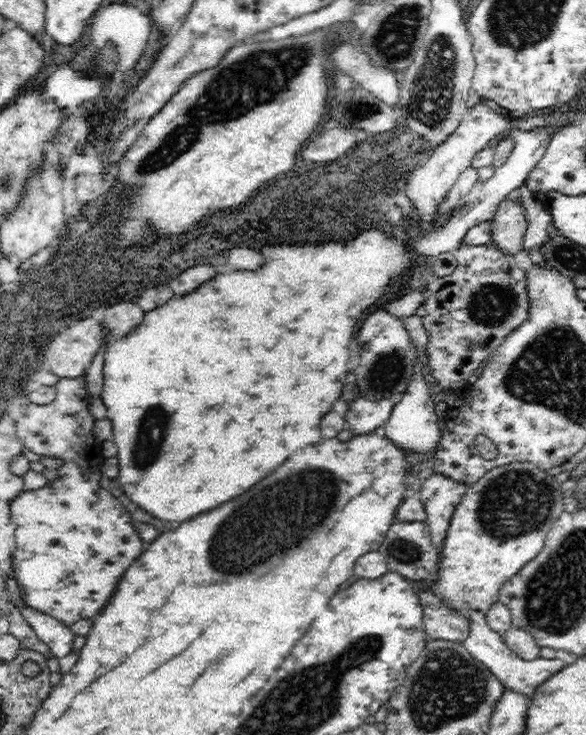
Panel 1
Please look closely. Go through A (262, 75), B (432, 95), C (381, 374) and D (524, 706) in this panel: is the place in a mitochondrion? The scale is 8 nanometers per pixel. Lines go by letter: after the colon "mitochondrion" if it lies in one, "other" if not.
A: mitochondrion
B: mitochondrion
C: mitochondrion
D: other

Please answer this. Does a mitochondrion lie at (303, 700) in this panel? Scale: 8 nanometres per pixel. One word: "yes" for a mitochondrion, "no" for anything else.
yes

